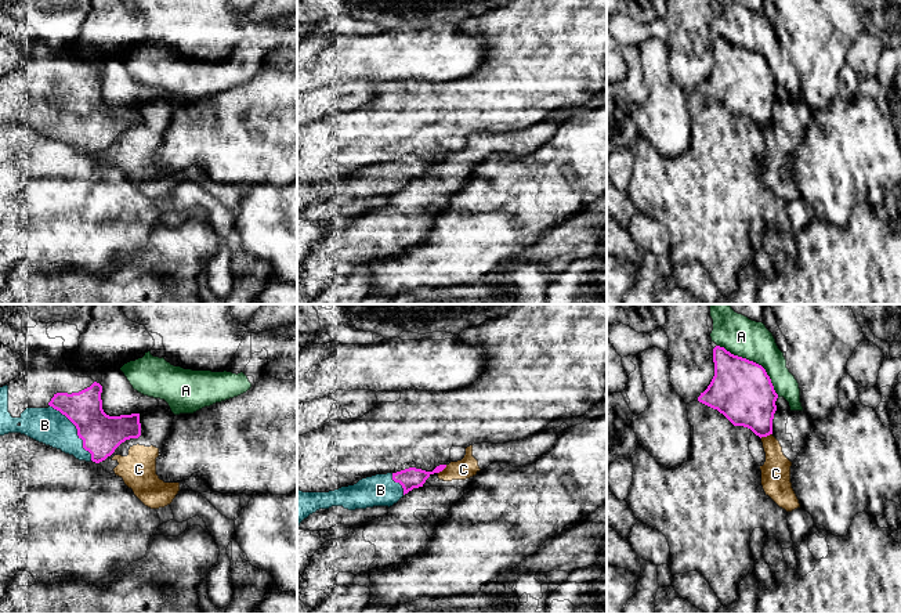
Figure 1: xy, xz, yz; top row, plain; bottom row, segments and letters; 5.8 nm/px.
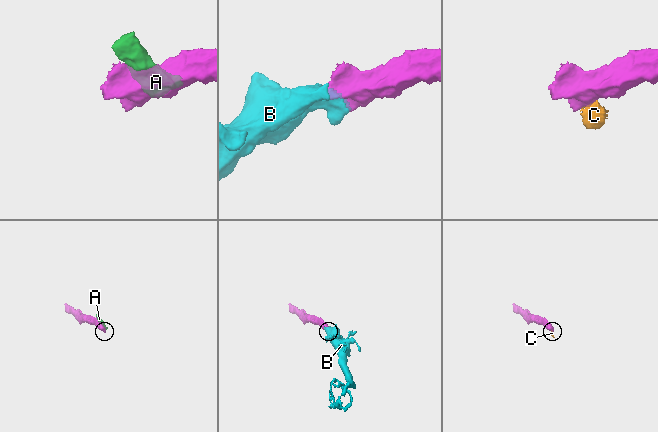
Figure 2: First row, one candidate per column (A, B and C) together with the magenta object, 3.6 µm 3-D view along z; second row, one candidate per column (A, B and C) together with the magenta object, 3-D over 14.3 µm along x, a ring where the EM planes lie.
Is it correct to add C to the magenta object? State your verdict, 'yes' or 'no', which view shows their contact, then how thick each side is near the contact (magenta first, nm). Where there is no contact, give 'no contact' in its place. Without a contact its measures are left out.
no; contact in xz; calibres 120 and 120 nm

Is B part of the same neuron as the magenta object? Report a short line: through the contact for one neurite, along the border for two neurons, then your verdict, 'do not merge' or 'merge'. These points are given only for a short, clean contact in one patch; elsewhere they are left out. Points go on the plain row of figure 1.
merge

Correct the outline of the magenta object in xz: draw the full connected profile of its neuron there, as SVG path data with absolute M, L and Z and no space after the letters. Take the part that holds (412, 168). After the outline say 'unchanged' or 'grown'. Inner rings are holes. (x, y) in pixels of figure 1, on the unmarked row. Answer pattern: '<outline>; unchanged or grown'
M446 155L433 162L409 158L397 163L376 165L359 170L354 176L341 177L329 183L303 183L297 180L297 218L300 213L319 199L343 196L348 201L373 196L392 196L413 178L423 177L426 170L439 163Z; grown

